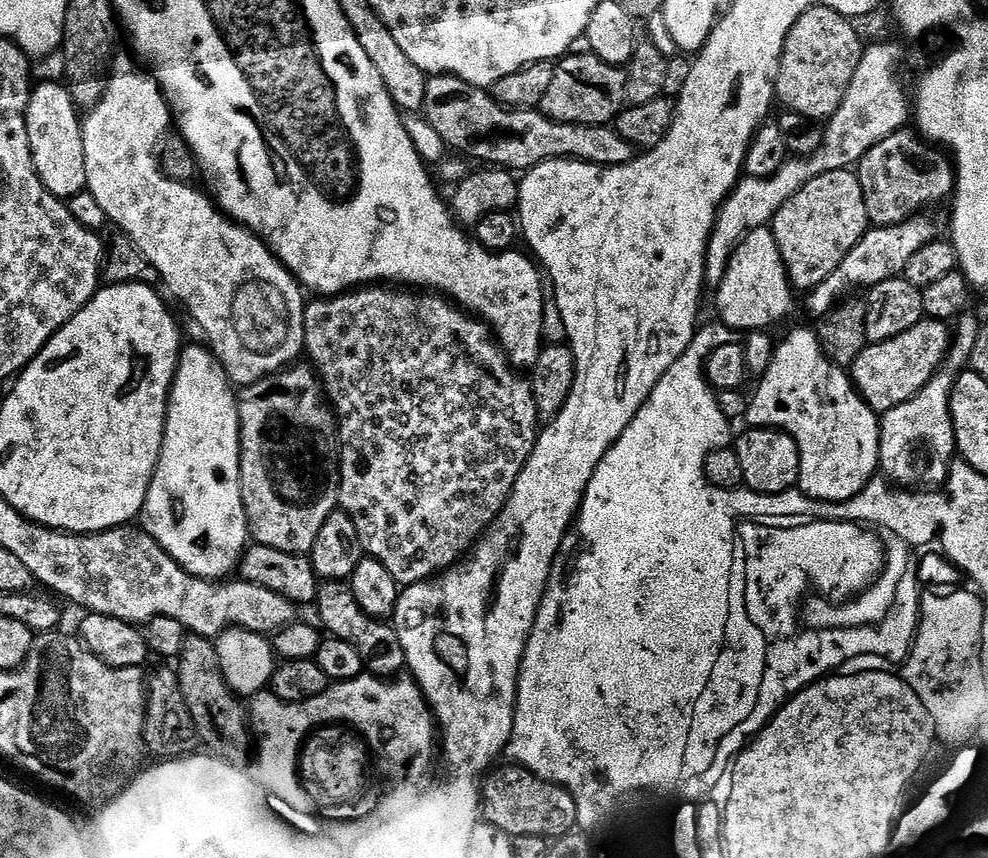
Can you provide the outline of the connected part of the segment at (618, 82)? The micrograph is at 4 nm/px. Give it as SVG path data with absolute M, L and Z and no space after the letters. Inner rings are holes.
M581 50L577 56L568 54L554 67L554 78L546 89L539 111L563 124L611 125L626 107L625 69L602 62L602 58Z

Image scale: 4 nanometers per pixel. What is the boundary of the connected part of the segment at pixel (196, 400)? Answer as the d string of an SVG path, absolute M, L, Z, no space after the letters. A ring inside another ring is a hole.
M200 344L187 345L176 361L160 460L142 513L144 531L191 576L200 576L200 568L228 568L235 573L250 543L240 493L238 396L220 359Z

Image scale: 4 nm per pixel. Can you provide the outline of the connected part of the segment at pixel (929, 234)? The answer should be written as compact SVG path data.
M917 214L904 220L901 224L889 224L887 226L869 227L868 233L846 254L846 258L823 280L818 287L811 289L808 296L808 312L813 318L824 316L851 288L860 288L867 290L872 285L889 280L892 276L898 276L903 273L906 262L922 250L931 240L937 239L938 232L936 228L927 220L927 215Z

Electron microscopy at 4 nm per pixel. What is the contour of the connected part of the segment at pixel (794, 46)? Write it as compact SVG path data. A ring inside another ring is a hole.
M827 6L807 8L798 18L798 22L794 22L790 34L784 40L780 67L776 69L775 99L779 103L781 100L787 111L802 114L813 122L824 122L842 106L847 87L850 86L850 80L858 68L866 47L865 41L860 41L860 36L852 24L855 23L849 17Z

